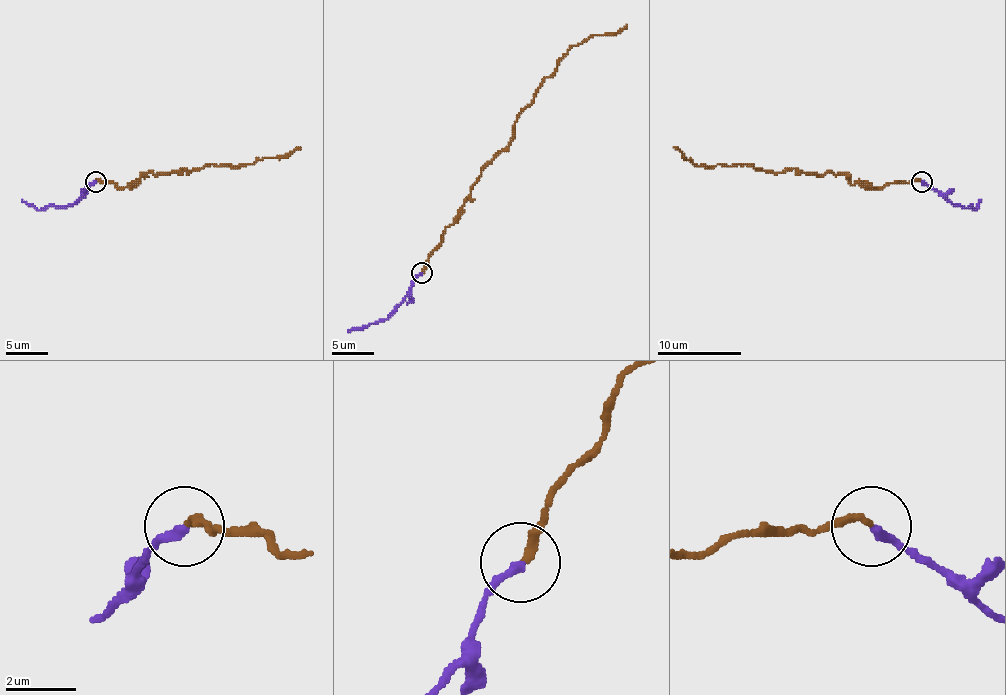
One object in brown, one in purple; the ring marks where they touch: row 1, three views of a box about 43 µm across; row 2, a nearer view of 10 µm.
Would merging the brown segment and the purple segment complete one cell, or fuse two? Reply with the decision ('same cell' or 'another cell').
same cell

